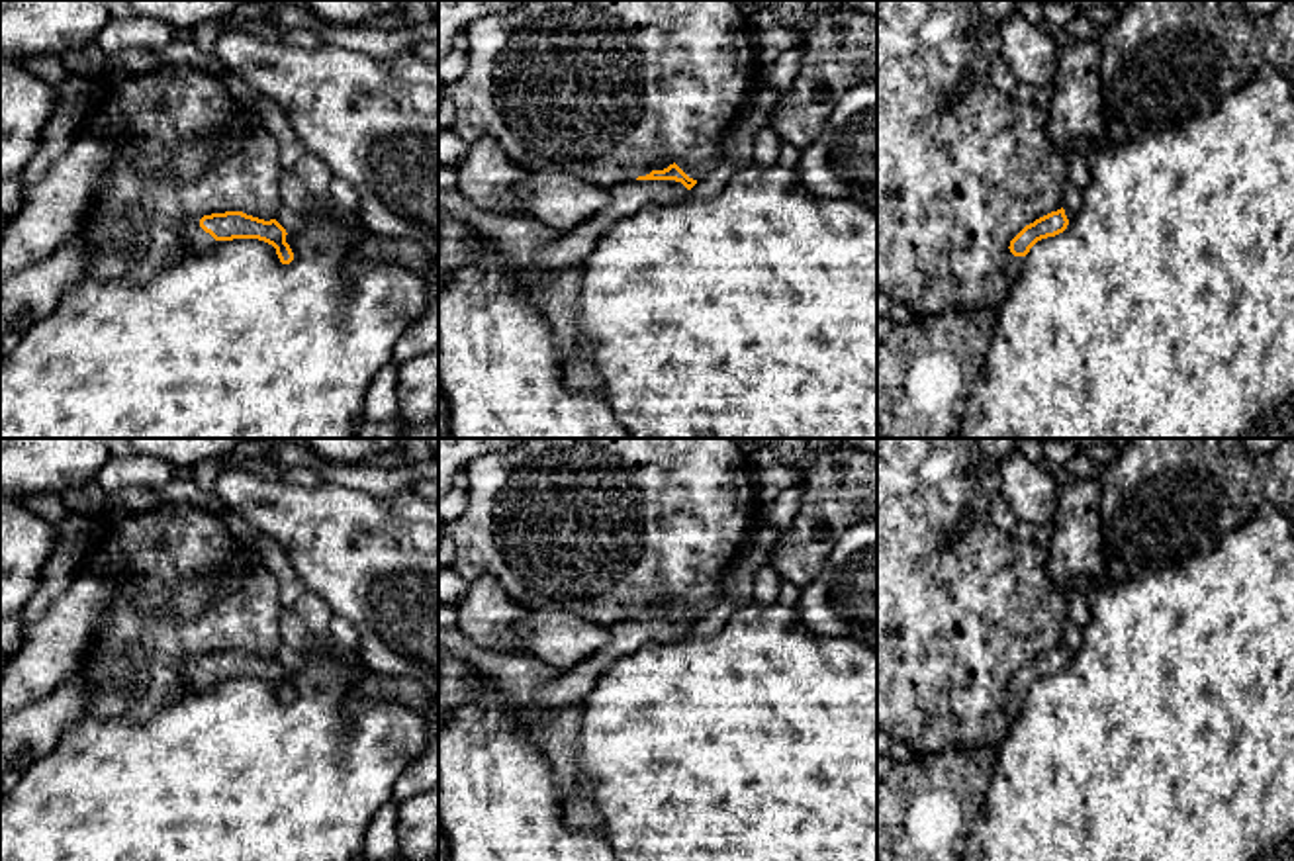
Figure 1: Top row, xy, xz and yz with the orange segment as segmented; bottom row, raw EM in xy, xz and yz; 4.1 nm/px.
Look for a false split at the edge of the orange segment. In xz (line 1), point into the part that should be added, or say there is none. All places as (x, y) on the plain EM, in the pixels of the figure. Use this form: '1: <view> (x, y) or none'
1: xz (625, 636)

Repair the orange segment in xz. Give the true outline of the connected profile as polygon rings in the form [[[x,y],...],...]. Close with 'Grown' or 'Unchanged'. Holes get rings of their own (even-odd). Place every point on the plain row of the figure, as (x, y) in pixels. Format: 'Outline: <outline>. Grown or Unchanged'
Outline: [[[675,601],[664,609],[652,609],[636,618],[623,618],[609,628],[607,644],[589,659],[544,685],[529,704],[519,704],[519,720],[527,728],[536,728],[548,716],[568,704],[583,701],[605,671],[621,657],[636,652],[648,642],[673,642],[697,622]]]. Grown

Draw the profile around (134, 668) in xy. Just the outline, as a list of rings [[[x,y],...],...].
[[[178,503],[100,524],[96,540],[76,567],[80,566],[98,573],[121,573],[127,581],[127,587],[108,605],[100,628],[80,659],[78,669],[86,693],[80,720],[135,718],[145,722],[184,695],[190,683],[184,675],[188,656],[243,650],[270,659],[282,644],[278,624],[284,607],[276,579],[211,511]],[[235,558],[249,564],[241,585],[221,593],[200,616],[178,622],[170,614],[170,599],[178,585],[196,577],[215,577]]]

